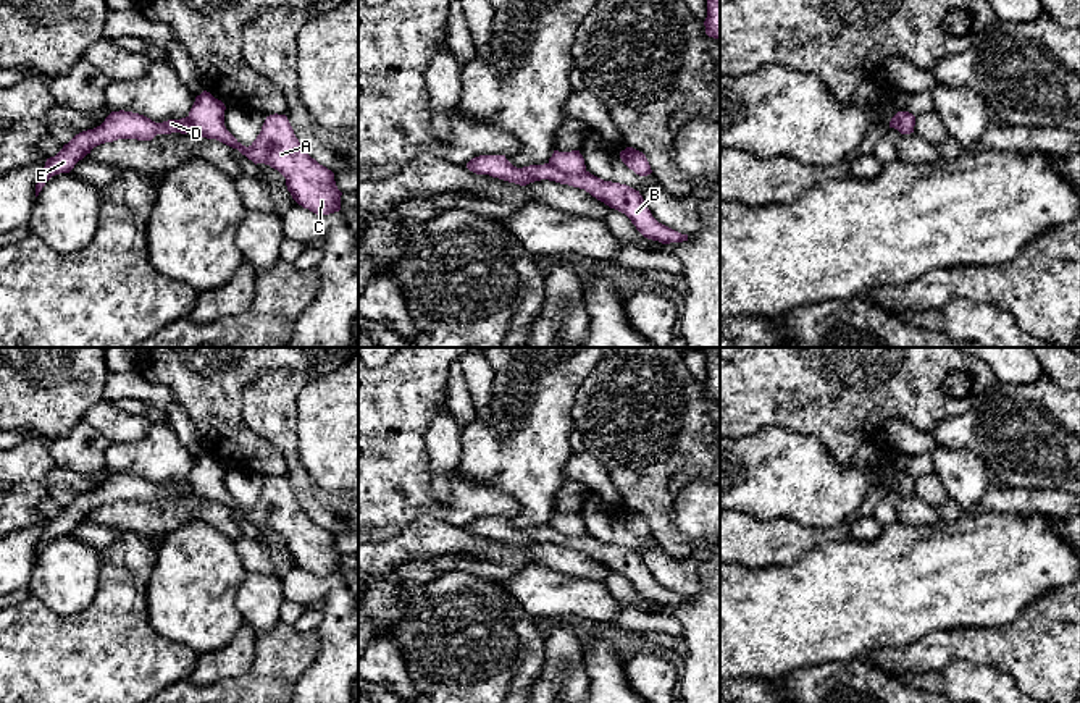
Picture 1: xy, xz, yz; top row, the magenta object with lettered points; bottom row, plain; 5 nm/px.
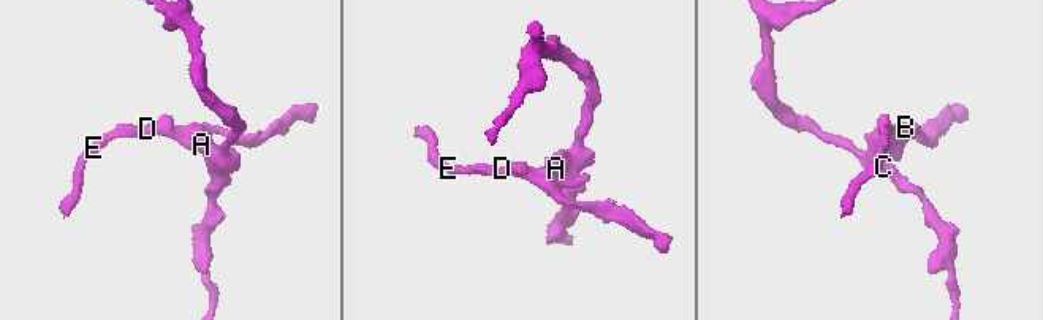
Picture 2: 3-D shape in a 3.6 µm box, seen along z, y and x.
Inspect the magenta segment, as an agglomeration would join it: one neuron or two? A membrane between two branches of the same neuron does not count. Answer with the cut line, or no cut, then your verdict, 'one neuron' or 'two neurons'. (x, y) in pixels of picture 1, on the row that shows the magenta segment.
cut in xz along (549, 162), (565, 173), (585, 172); two neurons

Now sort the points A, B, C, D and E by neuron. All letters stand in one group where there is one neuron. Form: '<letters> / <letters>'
A C / B D E

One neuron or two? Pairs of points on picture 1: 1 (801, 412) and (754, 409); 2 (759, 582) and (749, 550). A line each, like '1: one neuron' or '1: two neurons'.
1: one neuron
2: two neurons

